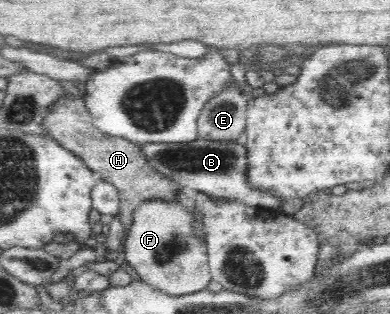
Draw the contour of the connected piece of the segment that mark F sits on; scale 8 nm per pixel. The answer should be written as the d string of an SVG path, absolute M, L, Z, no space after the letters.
M179 201L141 202L133 211L132 224L123 243L125 264L131 265L147 285L169 296L180 297L207 289L212 273L208 267L206 240L195 235L193 222L203 222L202 215L198 209L188 211Z

